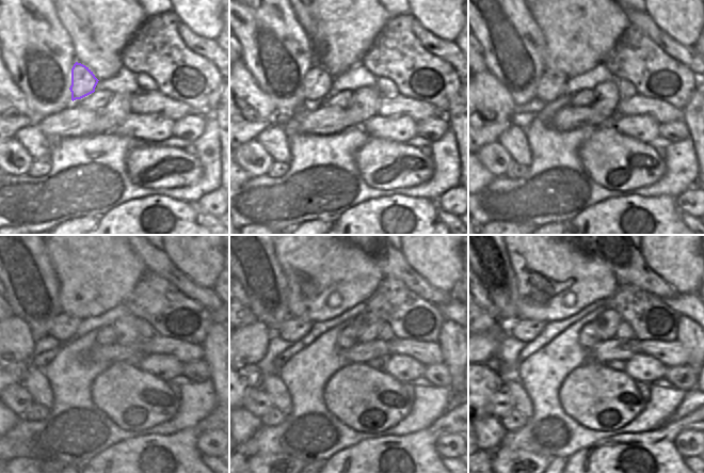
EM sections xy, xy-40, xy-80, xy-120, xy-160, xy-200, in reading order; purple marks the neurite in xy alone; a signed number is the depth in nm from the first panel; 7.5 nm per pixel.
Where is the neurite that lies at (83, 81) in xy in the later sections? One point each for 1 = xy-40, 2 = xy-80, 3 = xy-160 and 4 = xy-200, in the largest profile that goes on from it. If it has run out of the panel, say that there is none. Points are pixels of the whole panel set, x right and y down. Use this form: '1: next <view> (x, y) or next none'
1: next xy-40 (317, 83)
2: next xy-80 (549, 88)
3: next xy-160 (292, 329)
4: next xy-200 (526, 330)

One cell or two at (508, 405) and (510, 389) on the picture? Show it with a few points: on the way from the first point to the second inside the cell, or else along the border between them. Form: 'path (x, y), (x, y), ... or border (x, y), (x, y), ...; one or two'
border (502, 389), (512, 399), (515, 408); two

